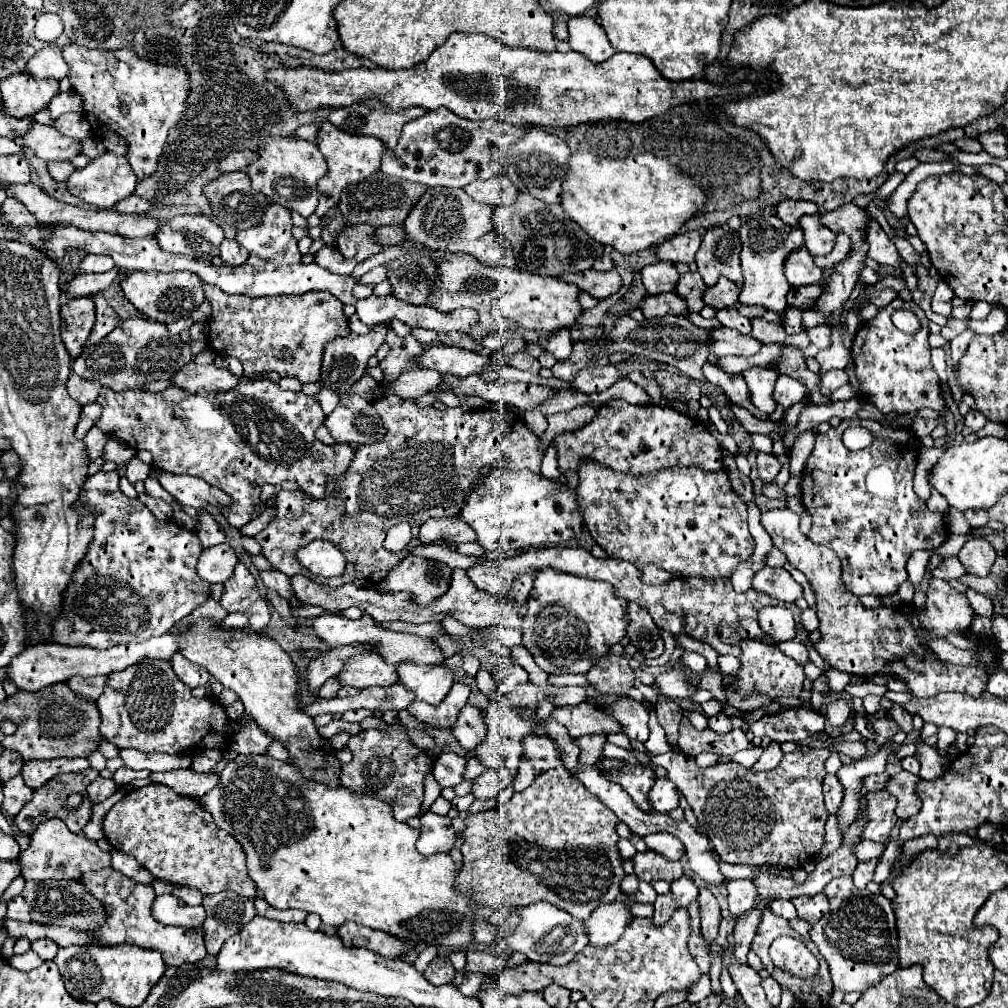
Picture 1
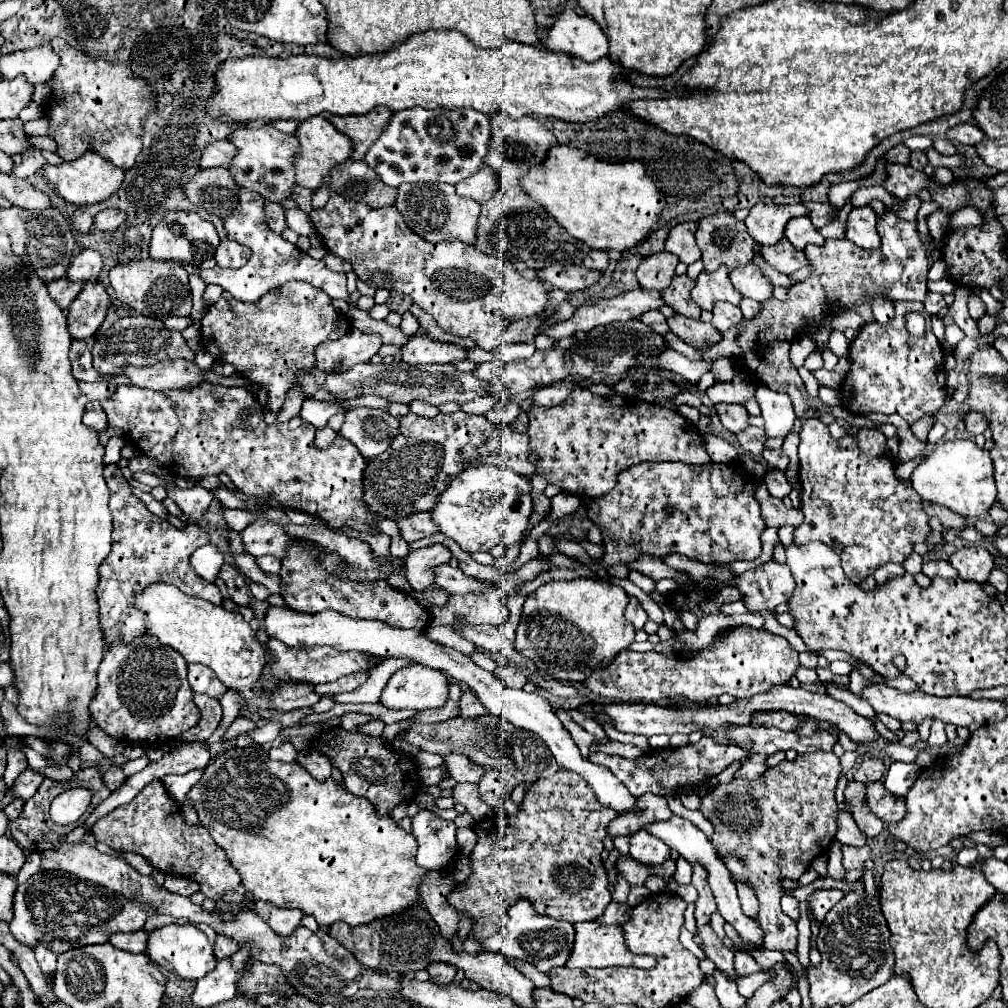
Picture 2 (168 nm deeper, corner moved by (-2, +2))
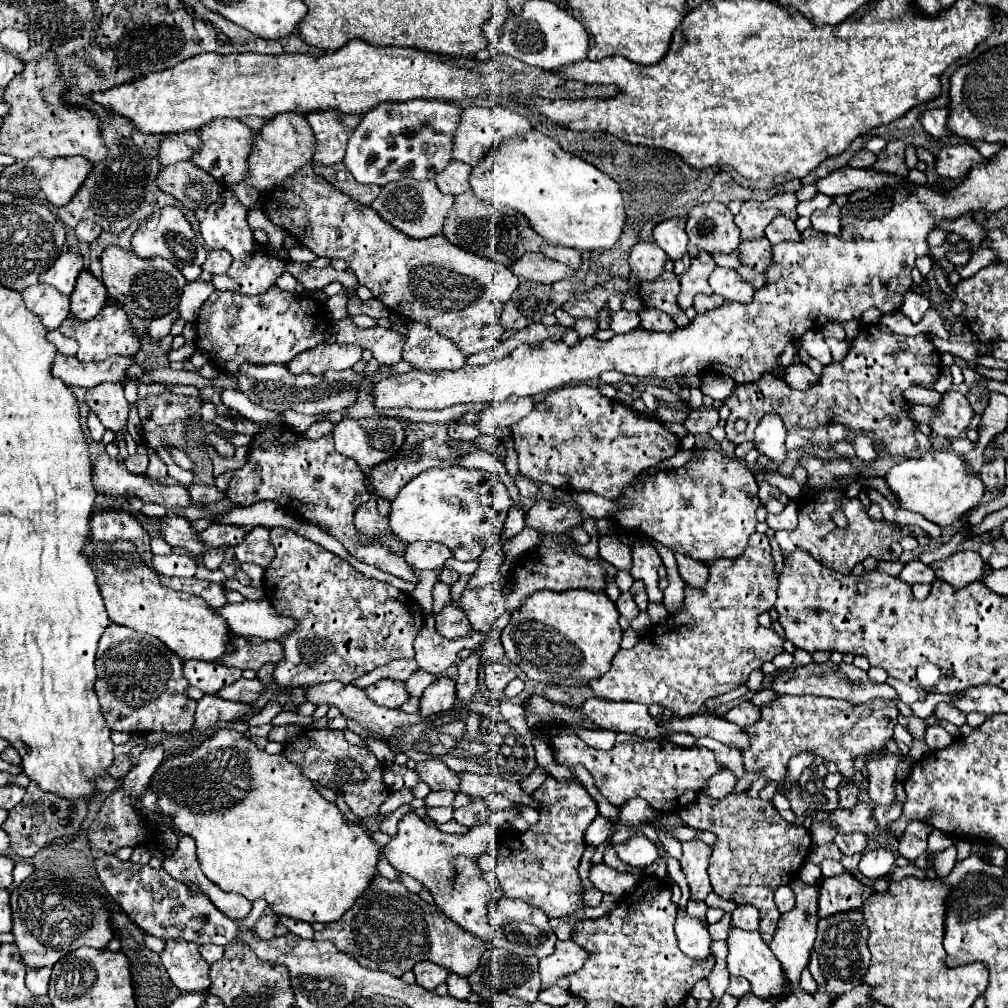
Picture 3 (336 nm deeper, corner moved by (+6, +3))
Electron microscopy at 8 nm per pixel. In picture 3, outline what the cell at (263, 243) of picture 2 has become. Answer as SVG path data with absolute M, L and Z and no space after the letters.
M225 188L221 198L211 204L205 212L205 218L201 222L201 236L207 242L207 246L211 248L223 248L227 252L231 252L233 256L233 264L229 268L229 272L225 274L213 274L211 282L217 290L227 290L227 292L237 292L243 296L255 296L255 294L263 294L267 292L277 276L281 276L287 270L287 262L281 258L275 258L273 254L269 256L267 246L259 244L249 226L247 226L247 208L239 202L239 198L235 196L235 192L231 192L231 188Z

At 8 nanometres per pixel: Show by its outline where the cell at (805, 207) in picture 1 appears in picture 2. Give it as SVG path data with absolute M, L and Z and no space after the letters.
M757 203L749 211L745 225L757 245L775 245L777 241L783 239L787 221L793 217L799 217L799 215L807 215L807 213L809 211L805 211L805 205L801 205L801 203L797 203L797 205Z

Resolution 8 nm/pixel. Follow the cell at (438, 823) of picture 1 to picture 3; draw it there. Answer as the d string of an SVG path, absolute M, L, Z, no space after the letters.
M409 812L399 820L399 830L383 848L383 854L399 872L423 882L445 916L457 922L463 930L479 936L485 942L491 942L493 926L489 924L487 900L493 890L485 880L481 880L481 870L477 868L475 860L489 848L493 838L495 828L489 822L473 826L463 836L455 836L441 832L437 826L421 820L415 812Z

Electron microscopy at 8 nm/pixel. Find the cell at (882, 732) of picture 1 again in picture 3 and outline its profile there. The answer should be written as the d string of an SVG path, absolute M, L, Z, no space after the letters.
M849 780L849 784L841 784L839 788L839 806L853 808L859 802L859 784Z

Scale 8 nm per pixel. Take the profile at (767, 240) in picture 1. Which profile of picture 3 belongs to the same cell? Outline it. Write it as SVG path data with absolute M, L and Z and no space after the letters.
M715 268L713 274L709 276L709 284L713 288L715 294L723 296L725 300L731 302L749 302L753 300L753 284L745 282L735 270L727 270L727 268Z

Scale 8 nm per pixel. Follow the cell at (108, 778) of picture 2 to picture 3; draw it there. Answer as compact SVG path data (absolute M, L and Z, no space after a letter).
M115 756L113 764L107 768L107 774L109 774L111 778L115 778L115 780L121 780L121 778L125 778L125 774L129 772L131 766L133 766L133 764L131 764L129 756Z

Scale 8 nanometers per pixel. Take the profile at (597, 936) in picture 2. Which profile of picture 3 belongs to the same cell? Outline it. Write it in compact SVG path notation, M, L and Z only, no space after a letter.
M559 940L555 944L555 952L539 962L539 974L541 974L541 988L549 988L555 984L557 978L577 972L583 968L585 960L589 958L589 952L569 940Z

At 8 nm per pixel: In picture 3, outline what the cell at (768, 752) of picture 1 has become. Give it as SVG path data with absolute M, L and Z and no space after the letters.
M721 770L721 772L717 772L717 776L711 776L711 780L707 784L707 794L715 800L721 800L735 788L737 782L739 782L739 778L733 772Z

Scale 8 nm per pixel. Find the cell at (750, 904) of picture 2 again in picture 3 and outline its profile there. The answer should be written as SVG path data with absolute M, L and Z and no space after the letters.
M739 904L733 912L731 912L731 924L743 930L757 930L759 924L759 912L755 906L749 904Z

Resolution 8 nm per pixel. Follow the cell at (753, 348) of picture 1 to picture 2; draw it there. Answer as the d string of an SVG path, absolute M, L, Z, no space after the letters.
M679 315L665 319L665 323L677 337L681 337L689 345L701 345L701 341L713 341L713 337L721 337L721 333L717 333L717 329L713 329L711 323L693 321Z

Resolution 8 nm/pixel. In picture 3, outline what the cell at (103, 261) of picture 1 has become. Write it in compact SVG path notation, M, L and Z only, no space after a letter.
M61 254L57 264L53 264L47 272L41 272L39 282L51 284L63 294L71 294L81 270L85 270L85 258L81 254Z

